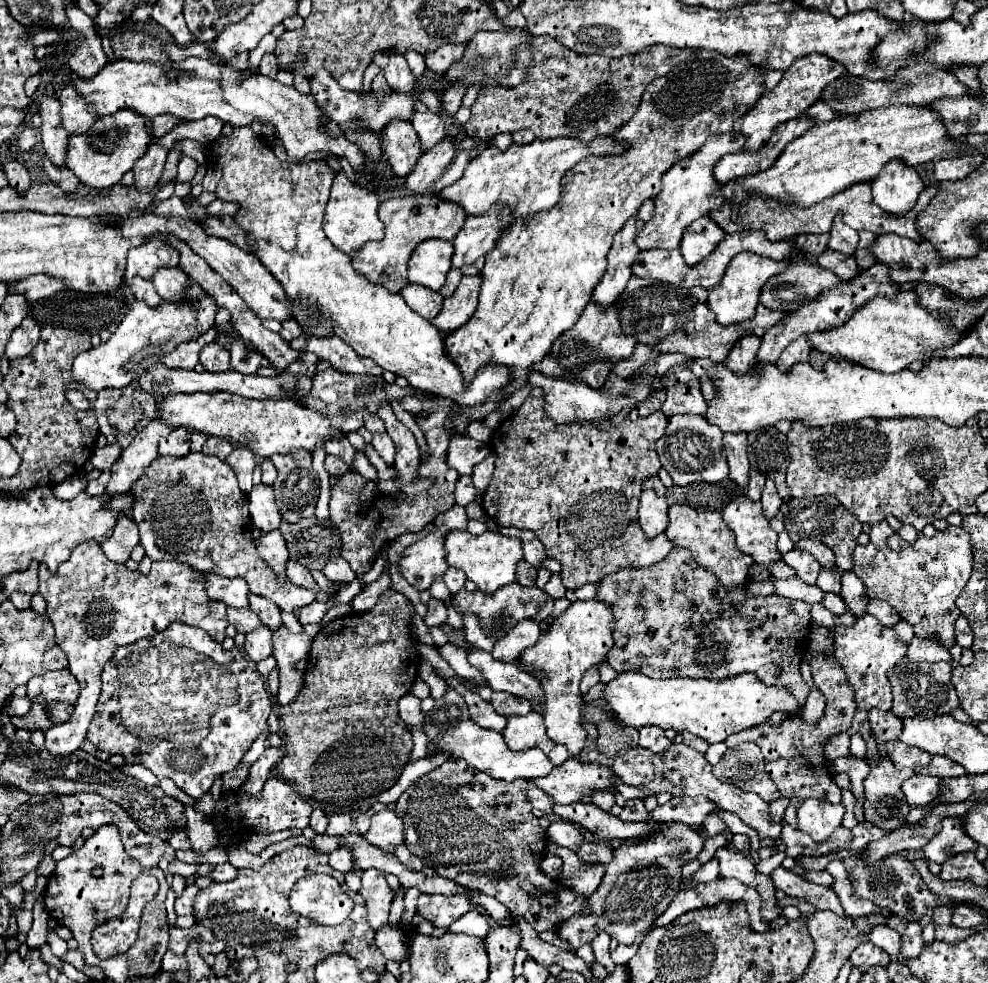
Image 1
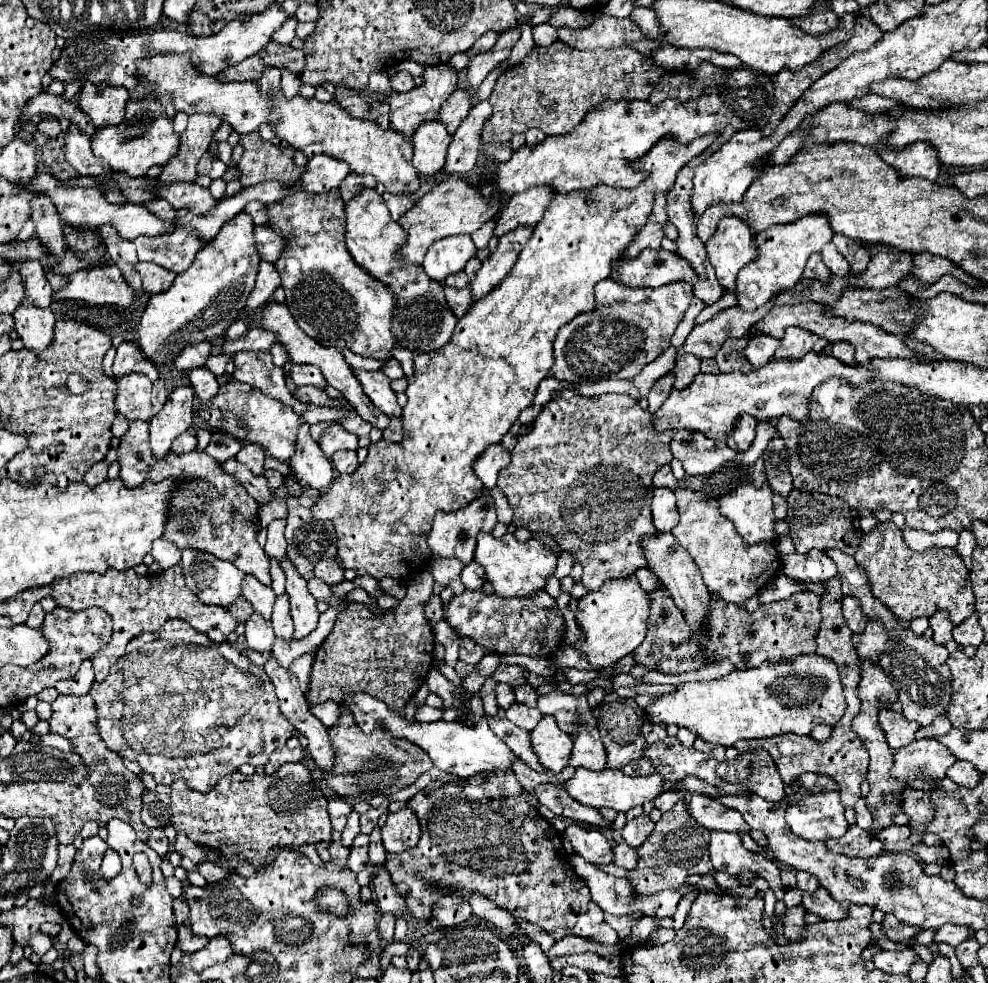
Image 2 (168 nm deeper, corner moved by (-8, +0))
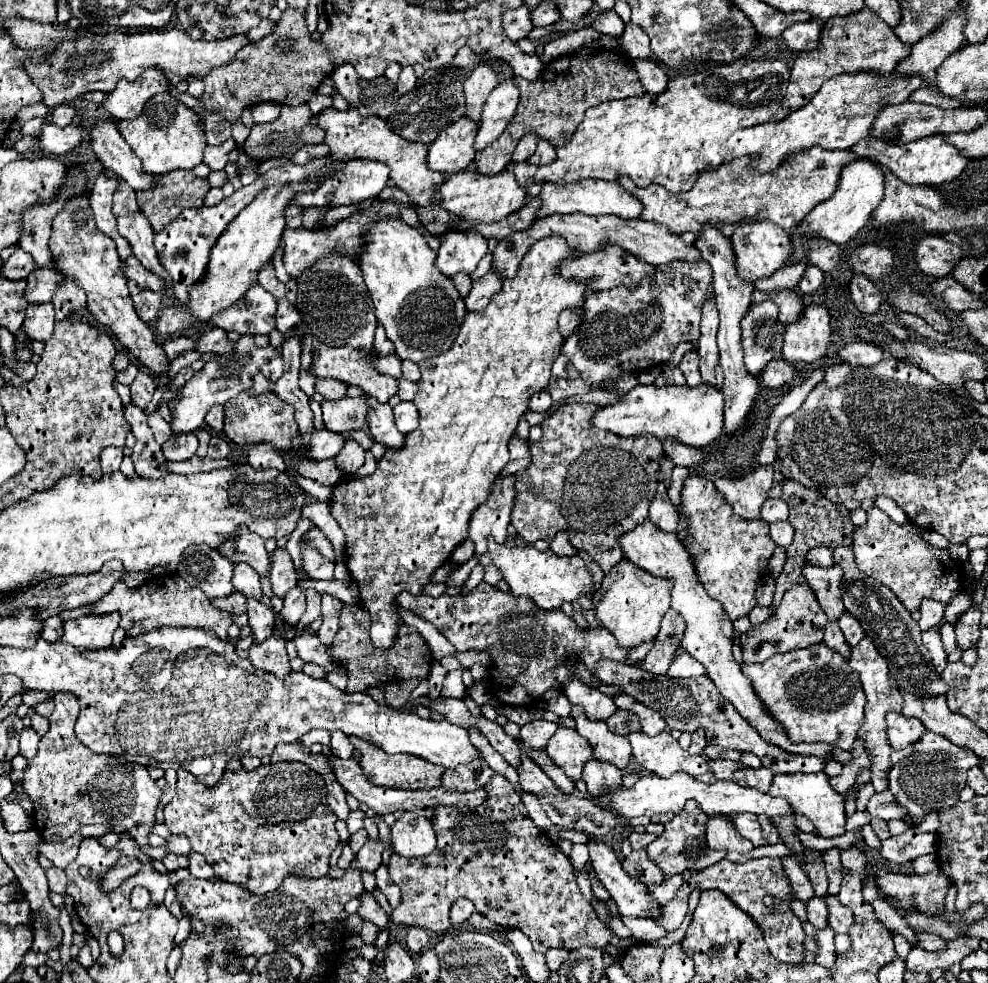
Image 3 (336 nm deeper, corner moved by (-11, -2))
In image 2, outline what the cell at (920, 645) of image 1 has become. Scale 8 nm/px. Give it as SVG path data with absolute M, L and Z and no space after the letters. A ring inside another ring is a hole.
M936 611L936 613L930 617L930 627L934 629L932 639L934 639L936 643L946 645L946 643L952 639L954 623L950 621L950 613L948 613L948 611Z

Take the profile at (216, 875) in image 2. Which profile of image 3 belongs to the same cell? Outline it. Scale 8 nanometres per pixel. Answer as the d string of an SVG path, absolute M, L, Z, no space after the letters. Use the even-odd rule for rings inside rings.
M191 851L191 855L189 855L189 871L193 877L201 877L201 879L209 879L213 875L213 869L195 851Z

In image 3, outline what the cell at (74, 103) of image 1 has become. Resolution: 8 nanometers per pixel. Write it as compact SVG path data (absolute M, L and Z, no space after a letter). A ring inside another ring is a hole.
M147 69L139 79L117 81L115 91L107 93L103 109L117 121L131 121L141 113L141 107L157 93L167 91L169 81L155 69Z

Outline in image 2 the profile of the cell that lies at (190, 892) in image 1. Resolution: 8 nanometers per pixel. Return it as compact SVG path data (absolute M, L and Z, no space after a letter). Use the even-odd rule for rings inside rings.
M174 899L174 913L176 913L176 921L178 921L178 925L182 925L182 923L188 919L190 909L188 909L188 905L186 905L184 899Z

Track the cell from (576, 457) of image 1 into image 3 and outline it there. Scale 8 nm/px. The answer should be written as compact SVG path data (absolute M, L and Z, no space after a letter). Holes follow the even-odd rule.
M571 403L571 405L563 405L559 407L551 417L547 417L543 423L541 423L541 429L543 429L543 437L539 441L529 441L529 453L531 453L531 465L519 473L515 473L515 505L513 505L513 513L511 513L511 523L515 525L517 533L527 541L527 543L533 543L533 541L539 541L539 539L545 539L545 541L553 541L555 535L559 531L565 531L569 535L569 541L575 549L579 551L587 551L591 555L591 559L595 563L599 563L599 567L603 569L605 575L609 575L609 571L621 563L625 557L623 557L623 551L621 551L621 545L619 545L619 539L621 535L625 535L627 531L635 529L639 523L645 523L647 517L649 517L649 503L653 501L655 497L655 491L657 491L657 471L659 471L659 461L665 457L663 453L663 445L659 439L653 439L649 435L643 435L643 437L619 437L611 431L601 431L595 427L593 423L593 415L597 413L597 405L593 403Z

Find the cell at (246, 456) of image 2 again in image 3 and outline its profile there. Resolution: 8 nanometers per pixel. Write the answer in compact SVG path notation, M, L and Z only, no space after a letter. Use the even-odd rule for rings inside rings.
M257 443L251 447L247 463L253 469L267 469L267 467L275 467L279 471L285 471L285 461L281 457L281 453L269 445L269 443Z

